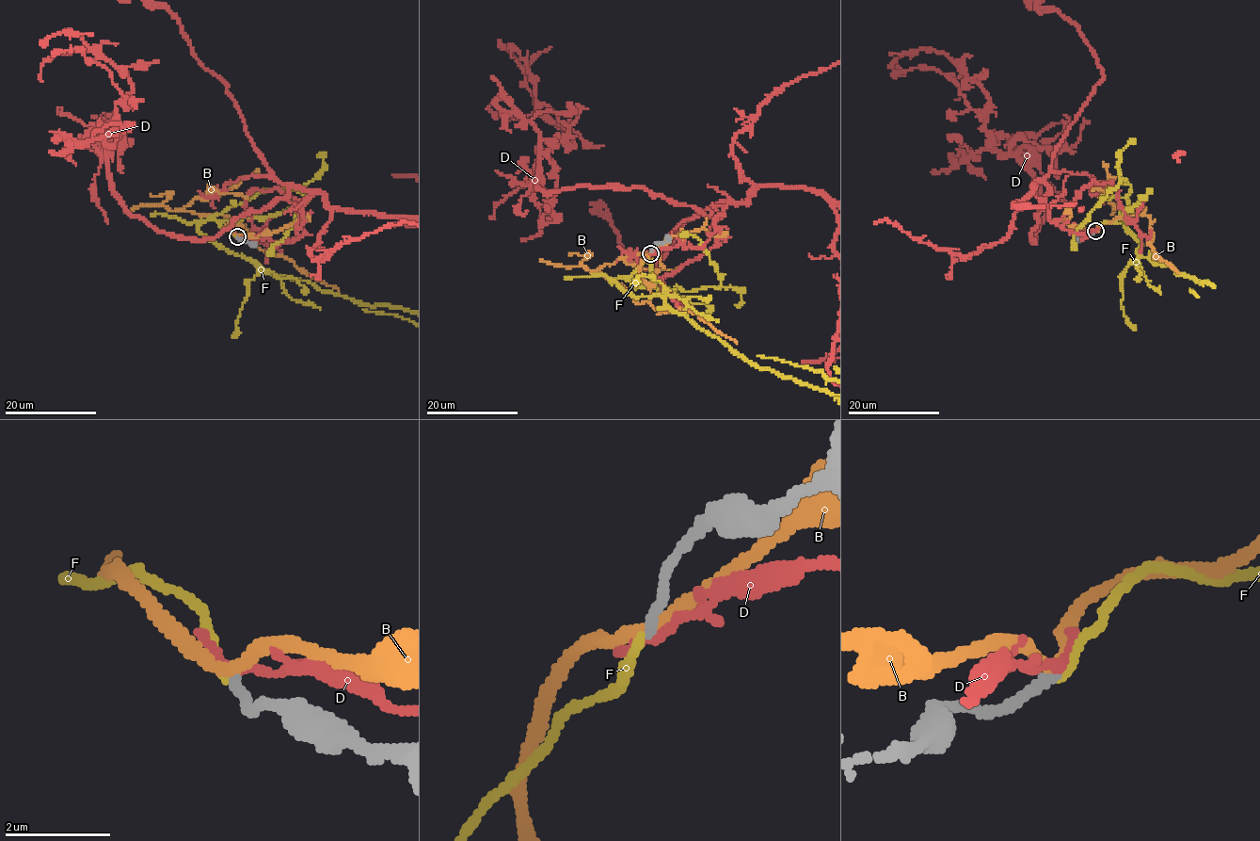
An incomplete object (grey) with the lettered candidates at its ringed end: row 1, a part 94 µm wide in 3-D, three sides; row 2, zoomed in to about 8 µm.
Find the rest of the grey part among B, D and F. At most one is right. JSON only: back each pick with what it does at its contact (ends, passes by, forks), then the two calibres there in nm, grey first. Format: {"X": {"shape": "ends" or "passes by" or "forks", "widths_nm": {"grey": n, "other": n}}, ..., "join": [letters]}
{"F": {"shape": "ends", "widths_nm": {"grey": 180, "other": 140}}, "join": ["F"]}

